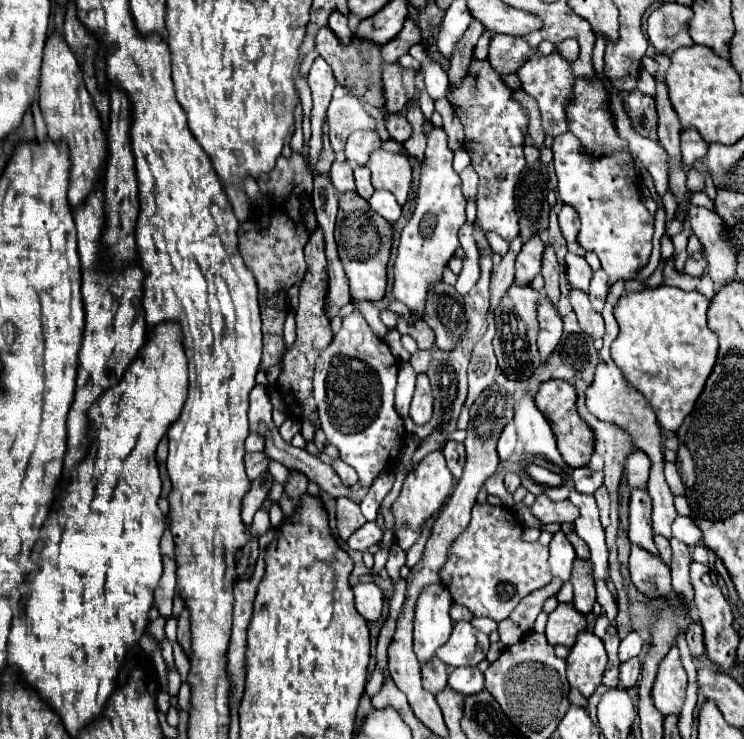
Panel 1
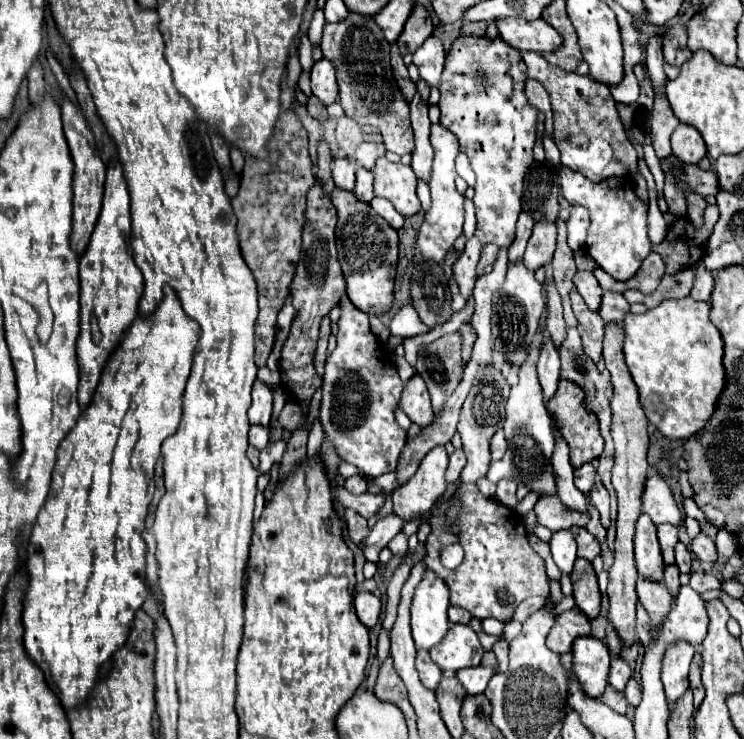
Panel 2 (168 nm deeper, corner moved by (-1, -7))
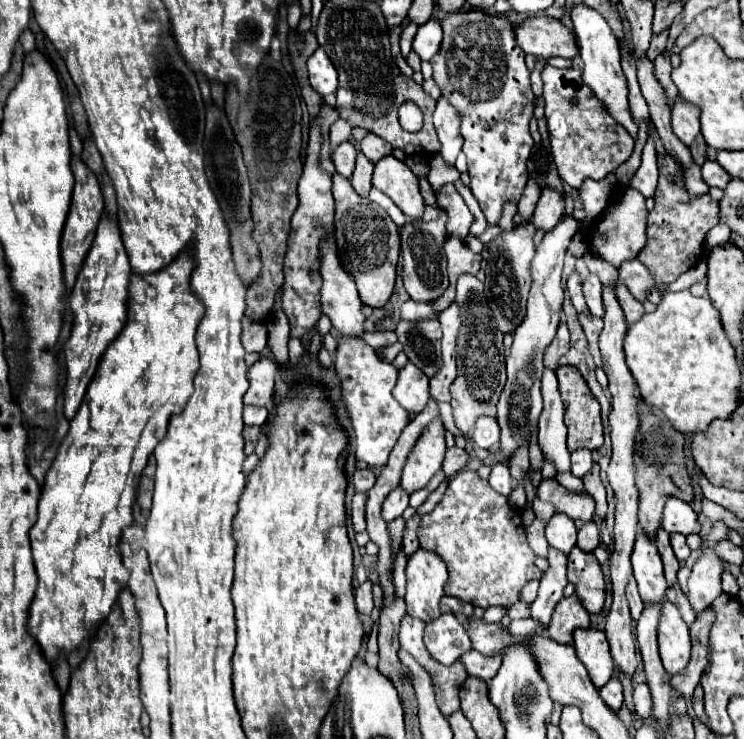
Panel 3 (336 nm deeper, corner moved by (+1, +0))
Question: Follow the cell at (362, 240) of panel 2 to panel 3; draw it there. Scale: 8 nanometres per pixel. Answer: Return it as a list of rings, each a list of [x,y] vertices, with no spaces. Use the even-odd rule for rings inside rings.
[[[358,153],[356,169],[350,181],[338,173],[334,175],[334,185],[332,185],[332,193],[336,199],[334,227],[336,227],[338,259],[346,269],[346,273],[354,277],[354,283],[360,293],[360,301],[370,307],[384,307],[394,291],[396,263],[400,255],[400,235],[398,235],[398,227],[388,217],[388,213],[382,207],[374,205],[370,199],[364,199],[368,197],[368,191],[372,187],[370,185],[372,171],[374,171],[374,163],[368,161],[362,153]]]

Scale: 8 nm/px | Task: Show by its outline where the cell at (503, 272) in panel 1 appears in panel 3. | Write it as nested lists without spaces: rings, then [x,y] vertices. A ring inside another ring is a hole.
[[[528,179],[526,183],[526,189],[518,201],[518,213],[528,221],[534,213],[534,207],[536,207],[536,201],[540,199],[540,187],[534,179]]]

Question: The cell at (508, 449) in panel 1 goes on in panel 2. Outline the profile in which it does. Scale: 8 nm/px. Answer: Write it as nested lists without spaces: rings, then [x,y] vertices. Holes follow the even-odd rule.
[[[500,428],[500,430],[496,432],[496,436],[492,438],[492,444],[490,444],[492,460],[500,460],[506,450],[508,450],[508,442],[506,442],[506,438],[504,438],[504,430]]]

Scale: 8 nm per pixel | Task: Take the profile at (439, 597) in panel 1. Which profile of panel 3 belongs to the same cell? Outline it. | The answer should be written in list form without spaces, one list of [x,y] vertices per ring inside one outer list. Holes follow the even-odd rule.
[[[418,549],[408,557],[406,565],[406,605],[412,617],[424,623],[440,617],[440,599],[444,583],[448,581],[446,563],[442,557],[428,549]]]

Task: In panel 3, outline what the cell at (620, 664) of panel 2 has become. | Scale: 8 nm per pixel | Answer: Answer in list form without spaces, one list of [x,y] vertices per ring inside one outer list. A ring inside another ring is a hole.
[[[612,677],[612,679],[600,689],[600,695],[602,695],[604,703],[606,703],[612,711],[616,711],[616,713],[620,711],[622,703],[624,703],[624,697],[622,697],[622,683],[620,683],[620,679]]]

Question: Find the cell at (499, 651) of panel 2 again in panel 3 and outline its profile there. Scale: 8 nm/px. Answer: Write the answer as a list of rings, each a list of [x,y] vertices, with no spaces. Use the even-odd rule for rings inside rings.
[[[470,649],[468,653],[464,653],[460,657],[460,661],[464,663],[468,675],[480,677],[484,681],[490,681],[498,673],[500,663],[502,663],[500,657],[486,657],[486,655],[482,655],[482,653],[474,651],[474,649]]]

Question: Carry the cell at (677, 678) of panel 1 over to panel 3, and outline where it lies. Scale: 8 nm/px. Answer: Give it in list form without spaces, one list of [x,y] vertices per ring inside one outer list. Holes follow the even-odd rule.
[[[664,599],[660,621],[658,621],[658,649],[664,669],[670,675],[680,673],[690,659],[690,637],[688,625],[682,621],[678,609]]]

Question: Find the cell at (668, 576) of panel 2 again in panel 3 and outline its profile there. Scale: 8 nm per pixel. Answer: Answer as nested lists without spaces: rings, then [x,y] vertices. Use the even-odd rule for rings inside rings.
[[[680,585],[670,587],[670,589],[666,591],[666,599],[668,599],[668,601],[672,601],[672,603],[678,607],[678,611],[680,611],[682,619],[686,621],[686,625],[690,625],[690,623],[696,619],[694,611],[692,611],[692,607],[690,607],[690,603],[688,603],[688,599],[686,599],[686,597],[684,597],[684,593],[680,591]]]

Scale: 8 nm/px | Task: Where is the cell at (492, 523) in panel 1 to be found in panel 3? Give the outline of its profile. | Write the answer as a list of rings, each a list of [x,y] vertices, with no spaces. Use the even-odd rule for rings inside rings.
[[[464,469],[450,479],[450,485],[440,503],[422,517],[418,539],[420,547],[438,553],[448,565],[448,581],[444,585],[444,593],[468,601],[474,607],[488,609],[492,605],[500,605],[508,609],[520,599],[520,591],[528,581],[542,577],[542,571],[534,565],[534,551],[528,547],[520,511],[512,509],[504,495],[494,491],[488,481],[480,479],[478,473],[470,469]]]

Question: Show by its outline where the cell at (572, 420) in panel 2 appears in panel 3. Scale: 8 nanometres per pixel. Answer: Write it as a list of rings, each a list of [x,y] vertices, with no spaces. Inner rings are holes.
[[[572,365],[558,367],[556,375],[560,381],[560,393],[562,393],[562,401],[564,401],[564,423],[568,427],[568,449],[570,451],[576,451],[580,447],[598,449],[604,443],[600,403],[596,401],[596,397],[592,395],[592,391],[588,389],[584,377],[580,375],[580,371],[576,367],[572,367]]]

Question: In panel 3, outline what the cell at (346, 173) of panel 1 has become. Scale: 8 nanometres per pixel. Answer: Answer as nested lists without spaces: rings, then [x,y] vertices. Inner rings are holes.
[[[344,141],[336,147],[336,151],[332,153],[332,161],[334,161],[334,167],[336,171],[342,175],[342,177],[350,177],[352,171],[354,171],[354,161],[356,161],[356,147],[350,143],[350,141]]]

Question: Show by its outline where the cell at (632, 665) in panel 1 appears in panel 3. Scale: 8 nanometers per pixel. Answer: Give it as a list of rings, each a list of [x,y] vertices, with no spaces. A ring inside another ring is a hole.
[[[642,683],[634,689],[634,703],[636,703],[636,713],[644,719],[652,717],[652,697],[648,691],[648,685]]]

